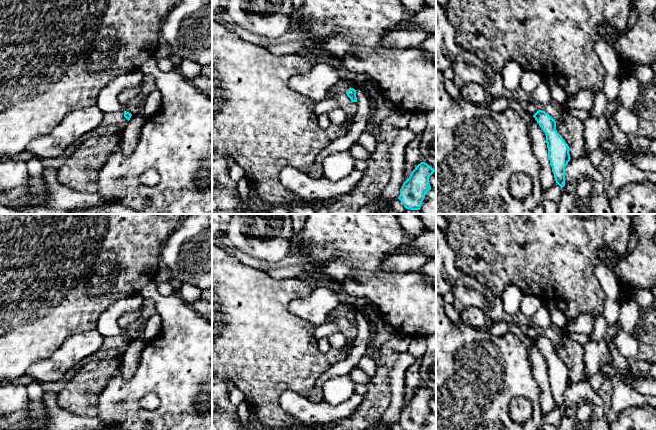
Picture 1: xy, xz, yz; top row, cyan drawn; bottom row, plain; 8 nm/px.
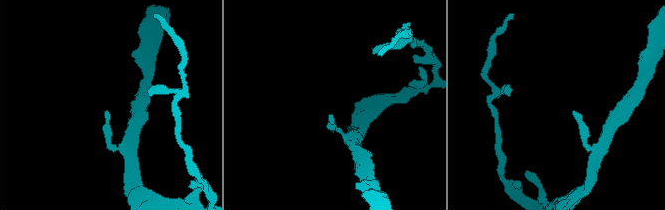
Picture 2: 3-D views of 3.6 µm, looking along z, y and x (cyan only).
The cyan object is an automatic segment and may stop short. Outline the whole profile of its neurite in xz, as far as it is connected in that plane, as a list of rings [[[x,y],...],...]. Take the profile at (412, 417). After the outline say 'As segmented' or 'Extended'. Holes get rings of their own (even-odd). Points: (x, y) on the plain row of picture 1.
[[[425,386],[418,388],[403,407],[398,423],[404,430],[421,430],[426,417],[431,414],[429,401],[435,394]]]. As segmented

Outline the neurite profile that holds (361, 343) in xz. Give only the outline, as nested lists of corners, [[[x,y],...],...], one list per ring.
[[[362,314],[356,315],[356,321],[357,334],[353,338],[353,348],[351,350],[351,353],[346,359],[337,362],[331,369],[321,375],[308,397],[311,401],[317,403],[324,401],[324,383],[332,377],[349,374],[352,370],[357,368],[360,358],[370,352],[372,332],[368,321]]]

